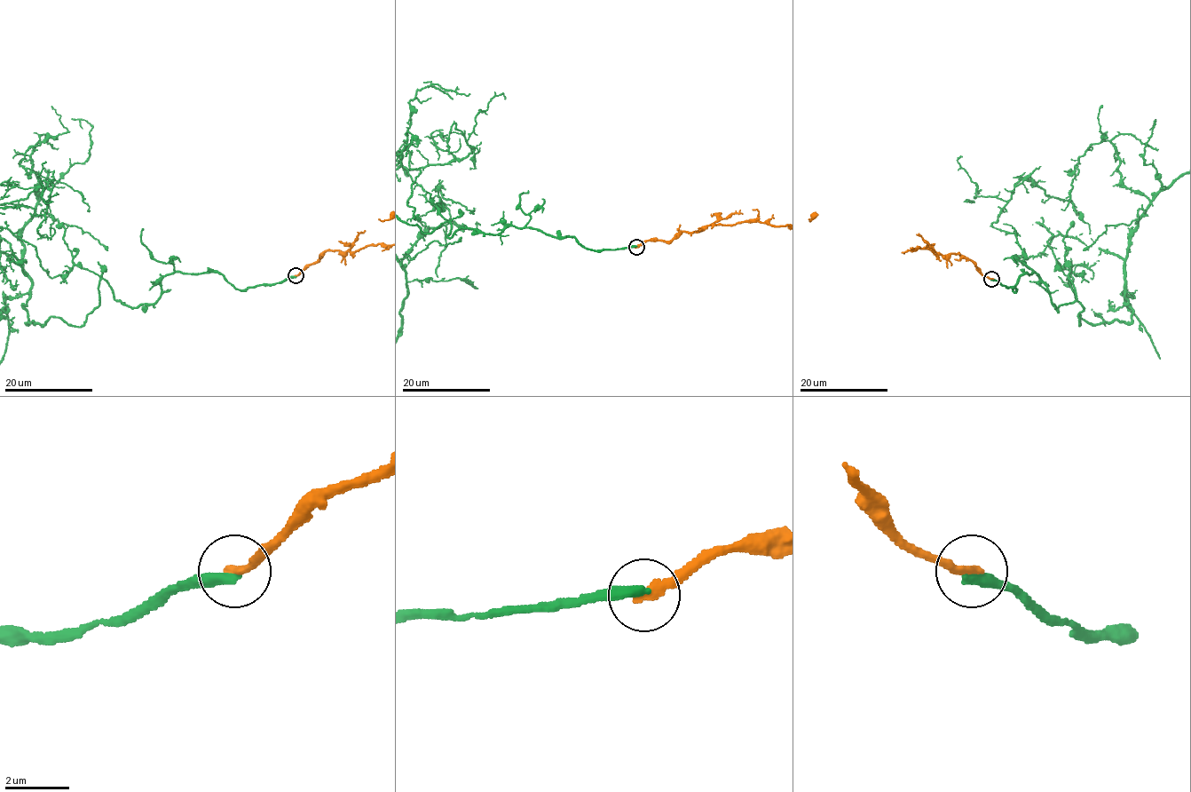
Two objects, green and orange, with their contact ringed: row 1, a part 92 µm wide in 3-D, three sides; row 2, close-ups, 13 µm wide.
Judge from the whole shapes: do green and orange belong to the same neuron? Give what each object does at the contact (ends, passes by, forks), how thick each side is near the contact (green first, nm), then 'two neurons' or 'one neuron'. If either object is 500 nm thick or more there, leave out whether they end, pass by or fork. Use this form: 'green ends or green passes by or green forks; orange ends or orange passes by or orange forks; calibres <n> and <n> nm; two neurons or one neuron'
green ends; orange ends; calibres 340 and 280 nm; two neurons

